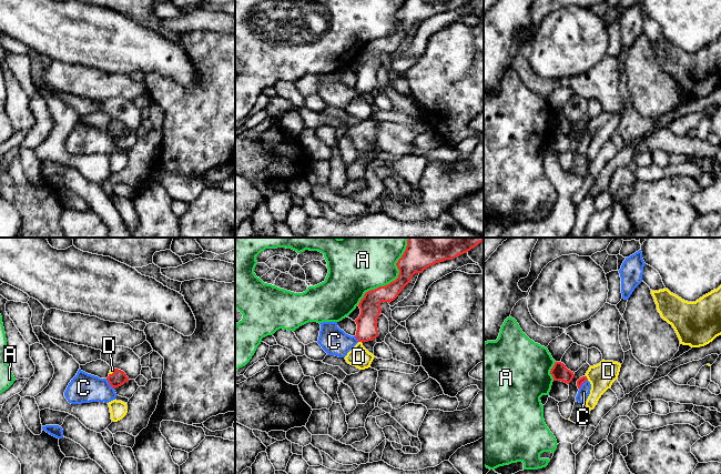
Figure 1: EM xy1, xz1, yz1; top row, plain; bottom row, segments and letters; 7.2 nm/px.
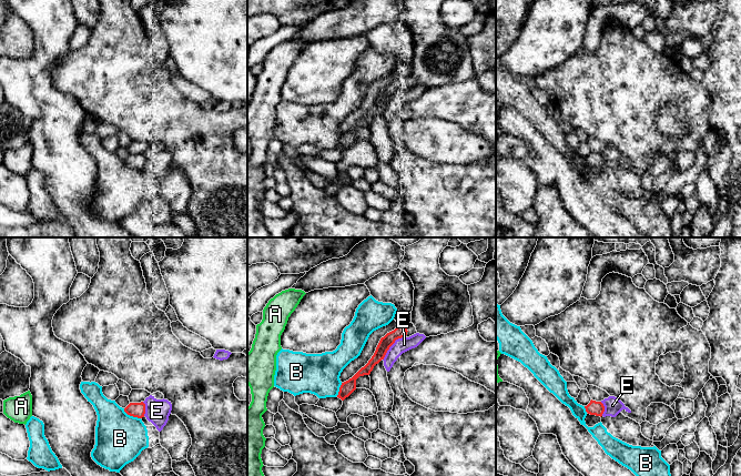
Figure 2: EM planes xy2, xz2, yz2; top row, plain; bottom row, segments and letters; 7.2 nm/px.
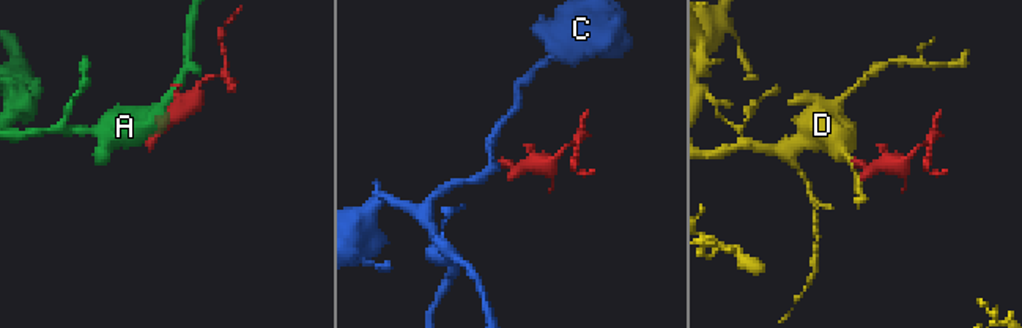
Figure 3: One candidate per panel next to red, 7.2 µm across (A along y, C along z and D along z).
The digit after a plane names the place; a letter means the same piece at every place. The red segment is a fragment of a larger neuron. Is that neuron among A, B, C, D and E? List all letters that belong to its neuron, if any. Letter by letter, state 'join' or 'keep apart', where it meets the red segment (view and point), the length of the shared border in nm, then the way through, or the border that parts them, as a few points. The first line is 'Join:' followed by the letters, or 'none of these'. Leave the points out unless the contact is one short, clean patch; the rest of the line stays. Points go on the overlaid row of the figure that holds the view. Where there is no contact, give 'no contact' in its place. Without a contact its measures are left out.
Join: D
A: keep apart; contact xz1 (396, 279); length 600 nm
B: keep apart; contact xy2 (131, 415); length 150 nm
C: keep apart; contact yz1 (581, 384); length 100 nm; border yz1 (587, 379), (579, 389)
D: join; contact xz1 (361, 341); length 40 nm; way xz1 (371, 309), (366, 331), (361, 341), (358, 356)
E: keep apart; contact xz2 (392, 344); length 240 nm

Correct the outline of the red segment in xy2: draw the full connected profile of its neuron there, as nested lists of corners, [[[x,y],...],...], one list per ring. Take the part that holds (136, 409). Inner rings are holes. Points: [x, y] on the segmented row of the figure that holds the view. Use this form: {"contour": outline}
{"contour": [[[130,403],[125,408],[124,412],[133,417],[142,418],[145,414],[145,404],[141,403]]]}

